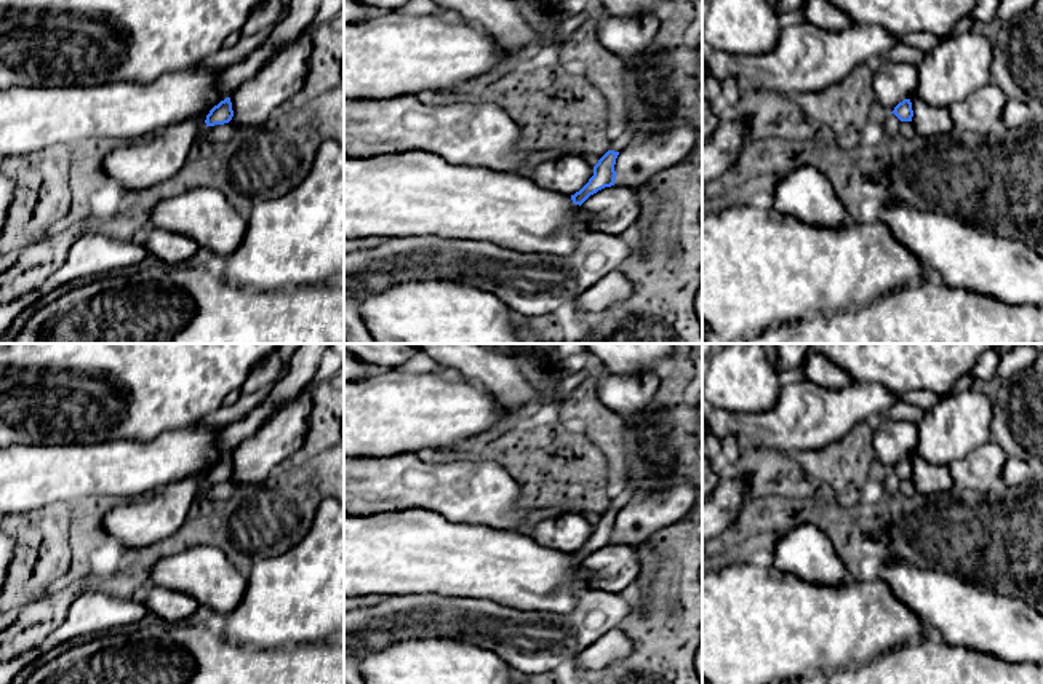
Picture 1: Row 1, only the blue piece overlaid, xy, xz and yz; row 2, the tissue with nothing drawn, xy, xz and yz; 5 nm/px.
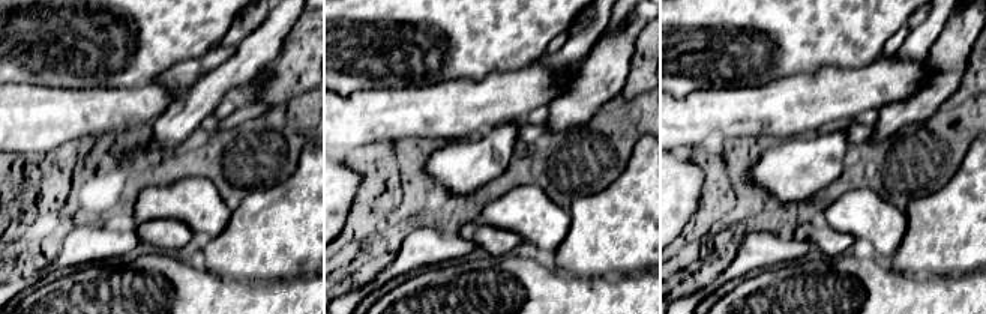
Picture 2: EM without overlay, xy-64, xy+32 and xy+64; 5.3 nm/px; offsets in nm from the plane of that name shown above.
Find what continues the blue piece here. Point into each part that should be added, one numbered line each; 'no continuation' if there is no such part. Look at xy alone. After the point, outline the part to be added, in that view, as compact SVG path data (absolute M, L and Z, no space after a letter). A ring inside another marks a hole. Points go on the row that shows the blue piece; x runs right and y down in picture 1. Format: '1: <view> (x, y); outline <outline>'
no continuation

